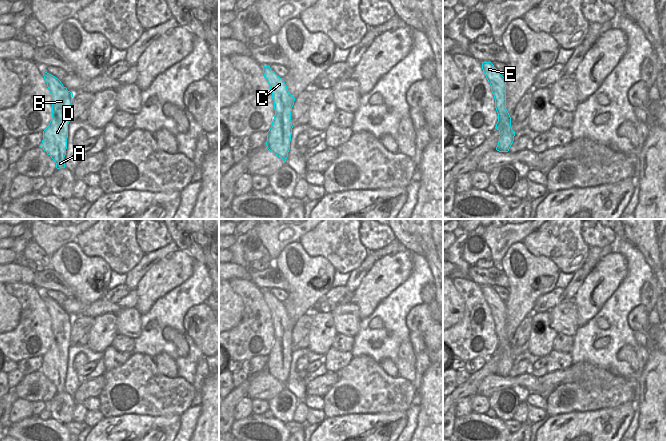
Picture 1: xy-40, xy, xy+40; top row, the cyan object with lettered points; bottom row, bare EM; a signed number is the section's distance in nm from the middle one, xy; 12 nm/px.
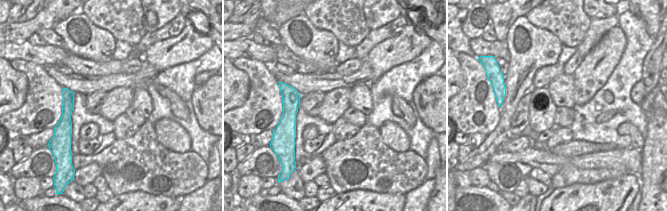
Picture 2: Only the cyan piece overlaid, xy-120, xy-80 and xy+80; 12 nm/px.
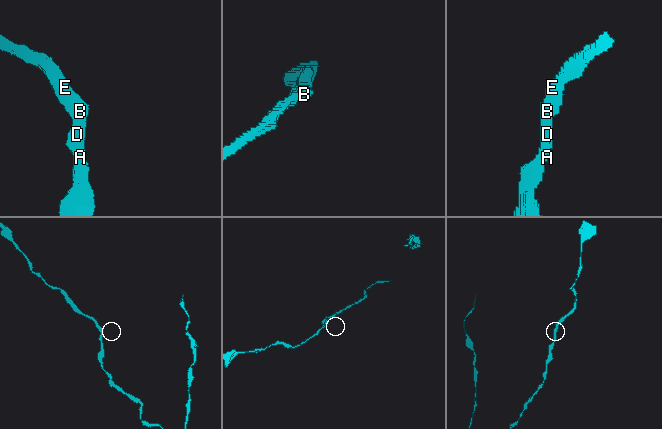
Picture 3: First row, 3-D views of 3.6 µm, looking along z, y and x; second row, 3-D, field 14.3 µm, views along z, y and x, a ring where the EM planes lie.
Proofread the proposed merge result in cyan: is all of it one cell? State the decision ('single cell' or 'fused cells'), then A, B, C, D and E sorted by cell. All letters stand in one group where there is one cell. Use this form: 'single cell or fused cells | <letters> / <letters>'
single cell | A B C D E

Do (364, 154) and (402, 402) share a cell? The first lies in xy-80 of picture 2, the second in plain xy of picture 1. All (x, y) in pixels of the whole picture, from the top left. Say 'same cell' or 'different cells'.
same cell

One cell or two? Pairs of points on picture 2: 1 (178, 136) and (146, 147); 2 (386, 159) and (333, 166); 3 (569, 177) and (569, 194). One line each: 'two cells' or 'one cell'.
1: two cells
2: one cell
3: two cells

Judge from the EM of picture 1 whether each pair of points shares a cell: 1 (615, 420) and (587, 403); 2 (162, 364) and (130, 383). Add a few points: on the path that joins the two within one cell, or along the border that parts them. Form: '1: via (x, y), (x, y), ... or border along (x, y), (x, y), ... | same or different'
1: border along (621, 404), (594, 410), (574, 410) | different
2: border along (153, 359), (161, 373), (168, 377), (177, 376) | different

